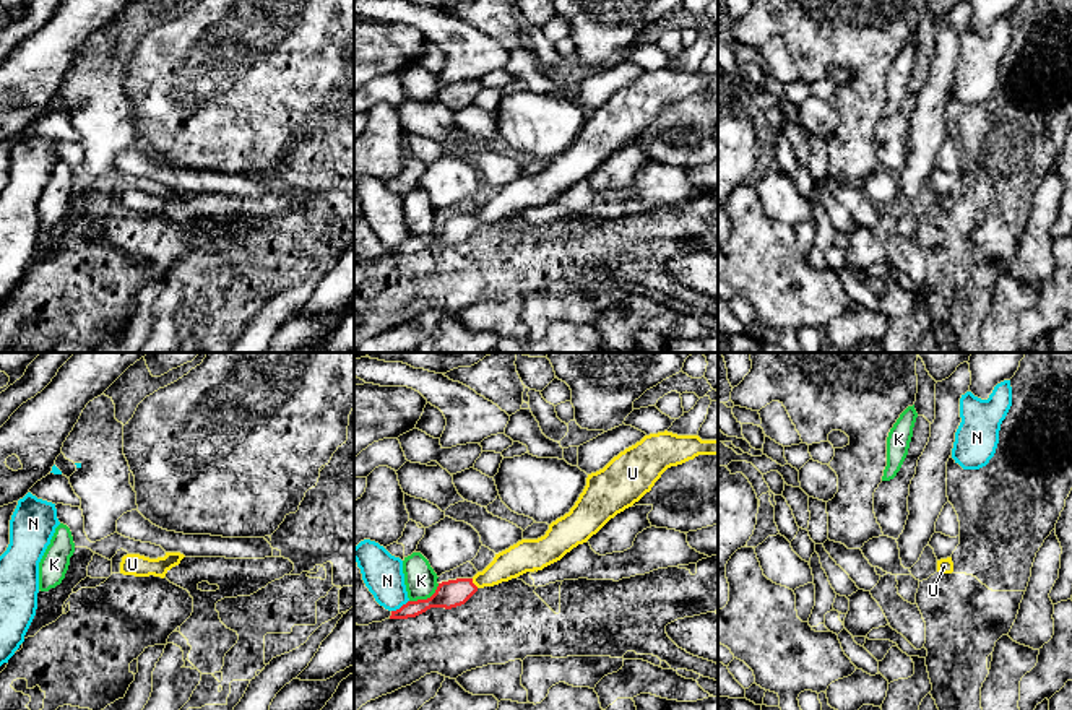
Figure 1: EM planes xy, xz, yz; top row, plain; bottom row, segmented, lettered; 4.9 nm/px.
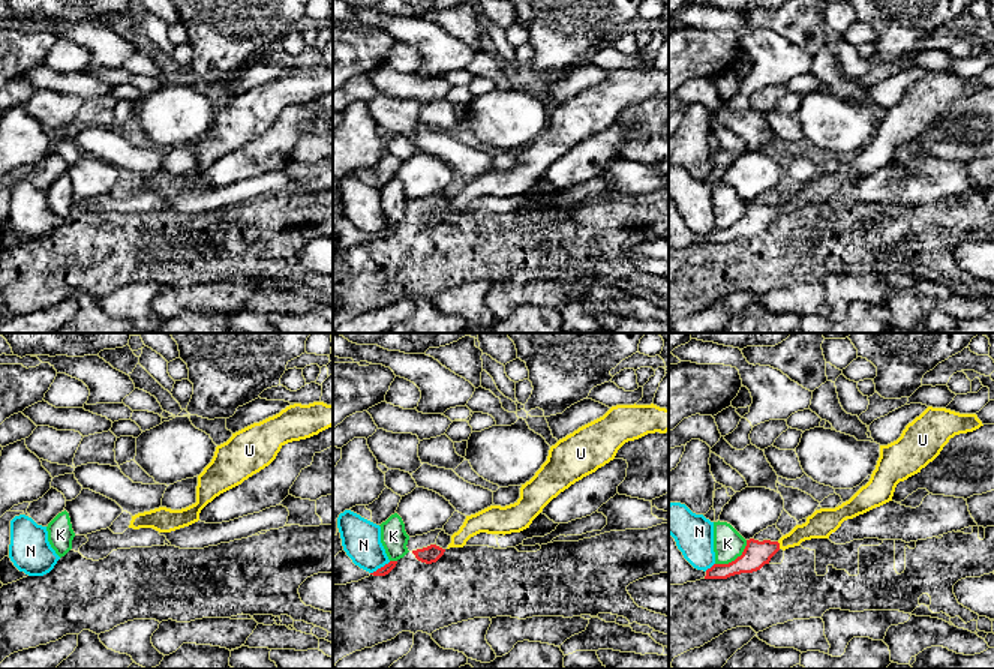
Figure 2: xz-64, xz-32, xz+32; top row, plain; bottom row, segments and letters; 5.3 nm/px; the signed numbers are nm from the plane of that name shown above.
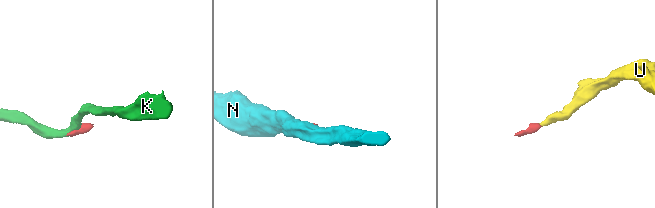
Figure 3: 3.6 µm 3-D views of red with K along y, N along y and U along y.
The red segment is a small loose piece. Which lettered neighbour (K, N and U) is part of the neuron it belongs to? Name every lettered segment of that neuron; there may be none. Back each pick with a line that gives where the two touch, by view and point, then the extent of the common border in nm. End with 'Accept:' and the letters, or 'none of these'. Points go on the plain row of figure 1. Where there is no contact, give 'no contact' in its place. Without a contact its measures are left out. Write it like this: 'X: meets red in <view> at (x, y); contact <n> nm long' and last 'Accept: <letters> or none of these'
U: meets red in xz at (473, 220); contact 60 nm long
Accept: U

